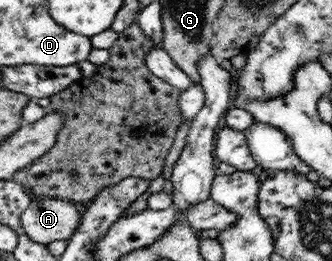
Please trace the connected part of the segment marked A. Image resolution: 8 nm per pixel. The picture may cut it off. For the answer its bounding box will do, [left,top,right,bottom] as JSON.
[20,198,81,245]

